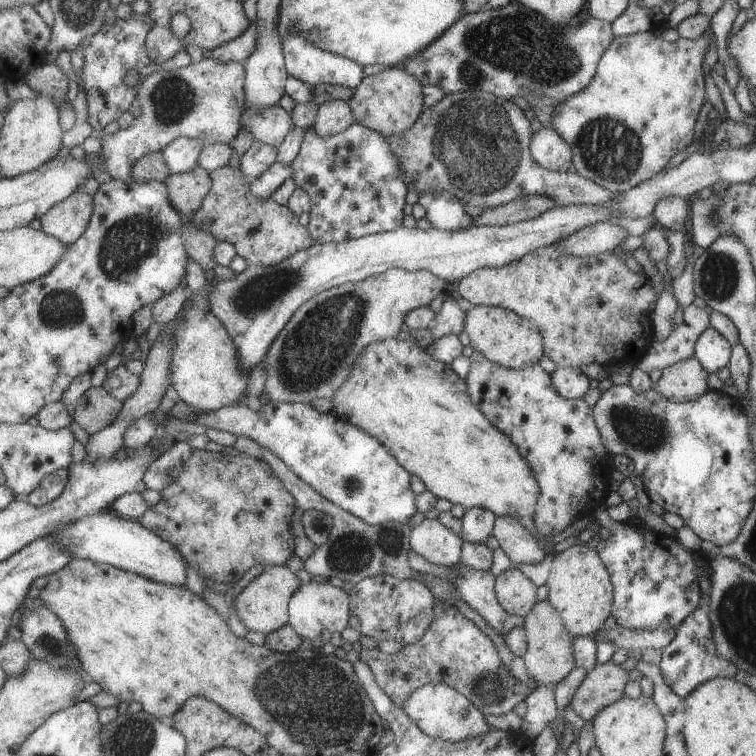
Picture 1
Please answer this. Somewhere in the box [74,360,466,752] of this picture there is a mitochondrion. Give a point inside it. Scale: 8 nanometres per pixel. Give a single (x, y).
(311, 700)

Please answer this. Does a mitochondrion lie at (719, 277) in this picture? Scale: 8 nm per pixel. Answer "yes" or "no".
yes

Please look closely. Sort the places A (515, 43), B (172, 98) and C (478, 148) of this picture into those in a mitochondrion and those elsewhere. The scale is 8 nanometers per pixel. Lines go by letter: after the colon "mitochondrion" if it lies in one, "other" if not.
A: mitochondrion
B: mitochondrion
C: mitochondrion

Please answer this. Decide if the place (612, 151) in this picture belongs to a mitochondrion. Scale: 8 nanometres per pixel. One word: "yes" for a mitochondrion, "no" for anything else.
yes

